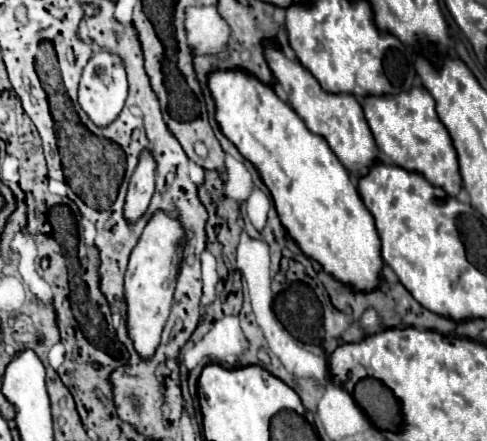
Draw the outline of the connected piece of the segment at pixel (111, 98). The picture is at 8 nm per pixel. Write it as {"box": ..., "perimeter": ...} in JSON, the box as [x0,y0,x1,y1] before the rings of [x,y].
{"box":[78,50,128,128],"perimeter":[[[98,50],[94,52],[94,56],[90,58],[90,62],[86,64],[84,72],[82,72],[82,80],[80,80],[80,90],[78,90],[78,102],[82,106],[82,110],[88,114],[88,118],[98,126],[98,128],[106,128],[108,124],[112,124],[126,100],[128,94],[128,82],[126,82],[126,74],[122,68],[122,60],[118,60],[118,56],[108,54],[106,50]]]}

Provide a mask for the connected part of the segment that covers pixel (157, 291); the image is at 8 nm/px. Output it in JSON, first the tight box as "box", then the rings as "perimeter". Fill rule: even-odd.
{"box":[126,212,186,360],"perimeter":[[[156,212],[146,224],[140,242],[130,254],[130,264],[126,270],[126,328],[134,344],[134,350],[142,360],[150,360],[160,344],[162,328],[168,320],[172,308],[172,296],[178,276],[178,264],[182,260],[182,244],[186,236],[176,220],[170,220],[164,212]]]}

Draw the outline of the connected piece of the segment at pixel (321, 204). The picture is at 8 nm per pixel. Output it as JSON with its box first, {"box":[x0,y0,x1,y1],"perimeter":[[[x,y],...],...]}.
{"box":[208,68,382,290],"perimeter":[[[244,68],[232,70],[214,70],[208,74],[208,88],[216,106],[216,122],[222,134],[238,148],[238,152],[256,166],[262,182],[270,190],[278,218],[288,234],[296,240],[302,252],[308,258],[314,258],[330,272],[336,280],[350,284],[354,290],[370,290],[380,280],[382,256],[380,256],[380,238],[374,226],[374,216],[366,210],[356,184],[350,182],[346,168],[334,156],[322,136],[314,136],[304,120],[276,96],[276,92],[252,76]]]}

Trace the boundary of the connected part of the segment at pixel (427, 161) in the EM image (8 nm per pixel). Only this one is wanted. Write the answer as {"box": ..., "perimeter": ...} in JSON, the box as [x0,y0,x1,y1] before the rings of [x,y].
{"box":[362,88,462,196],"perimeter":[[[412,88],[410,92],[386,96],[364,96],[362,108],[378,148],[382,150],[382,154],[388,156],[392,164],[422,172],[422,176],[426,176],[430,184],[442,188],[448,196],[458,194],[462,180],[458,172],[456,150],[444,124],[438,120],[434,98],[428,94],[426,88]]]}

